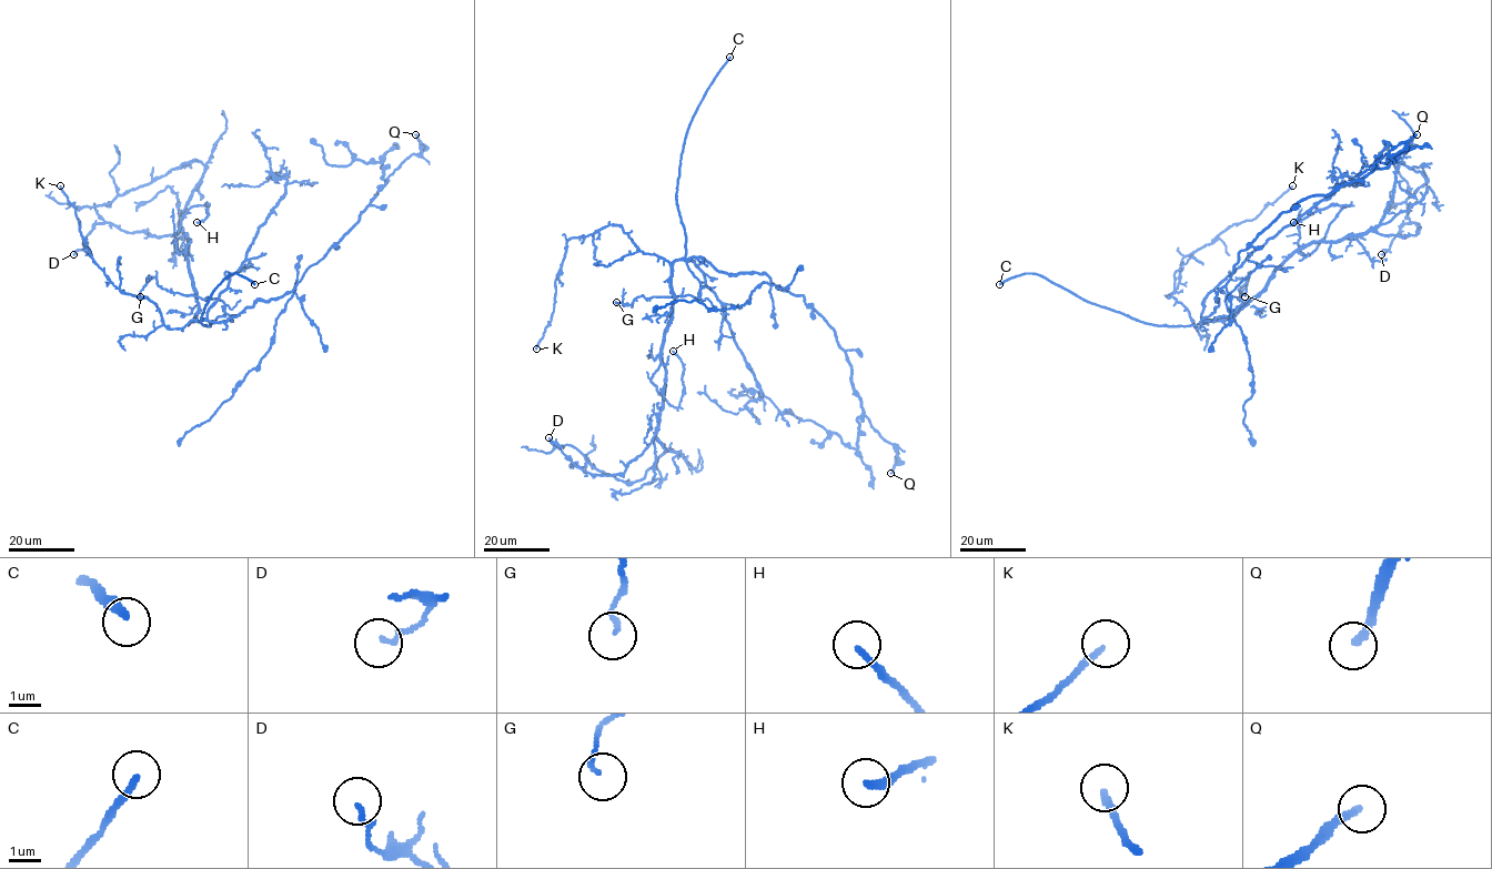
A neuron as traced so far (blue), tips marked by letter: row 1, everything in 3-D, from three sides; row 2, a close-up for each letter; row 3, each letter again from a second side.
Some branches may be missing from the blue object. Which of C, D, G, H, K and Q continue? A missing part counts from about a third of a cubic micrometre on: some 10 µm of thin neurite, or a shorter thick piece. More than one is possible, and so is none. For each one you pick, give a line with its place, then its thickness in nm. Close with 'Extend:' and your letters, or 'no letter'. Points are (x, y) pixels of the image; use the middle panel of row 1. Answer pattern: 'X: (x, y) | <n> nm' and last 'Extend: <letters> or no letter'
H: (673, 351) | 240 nm
Extend: H

